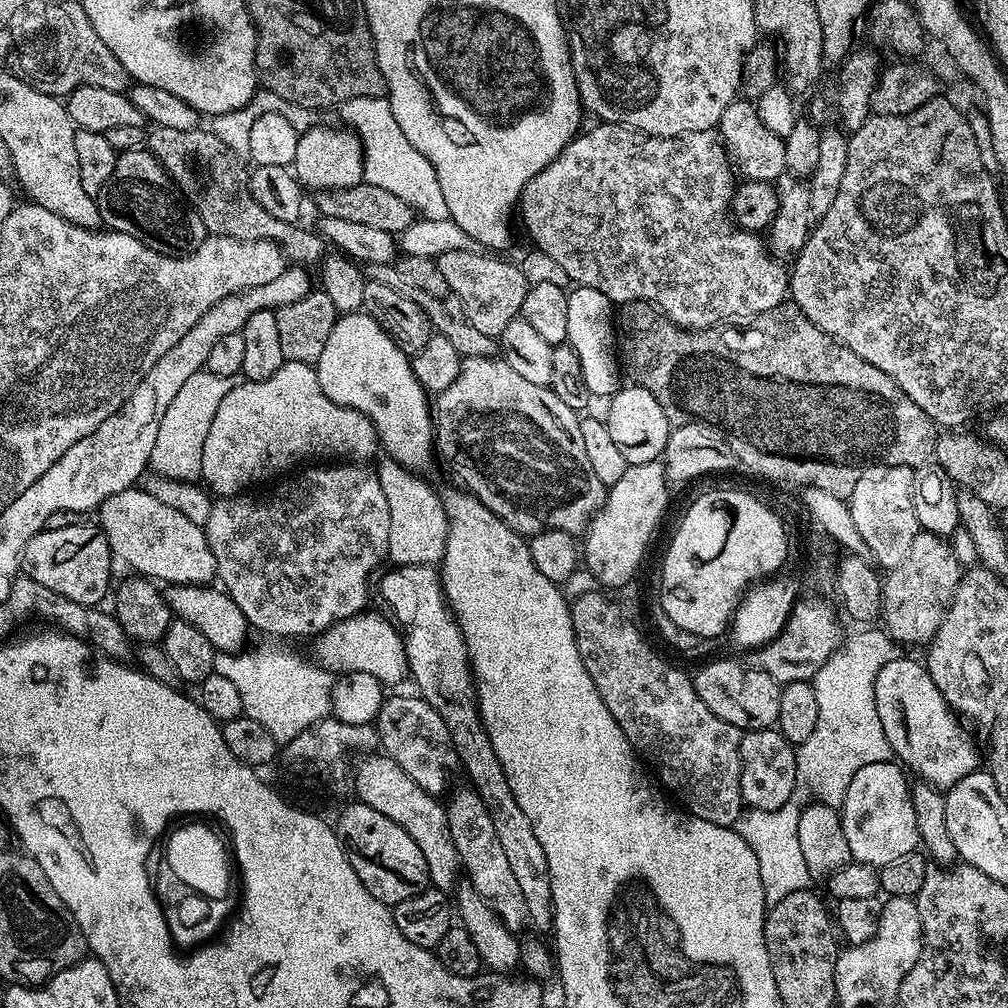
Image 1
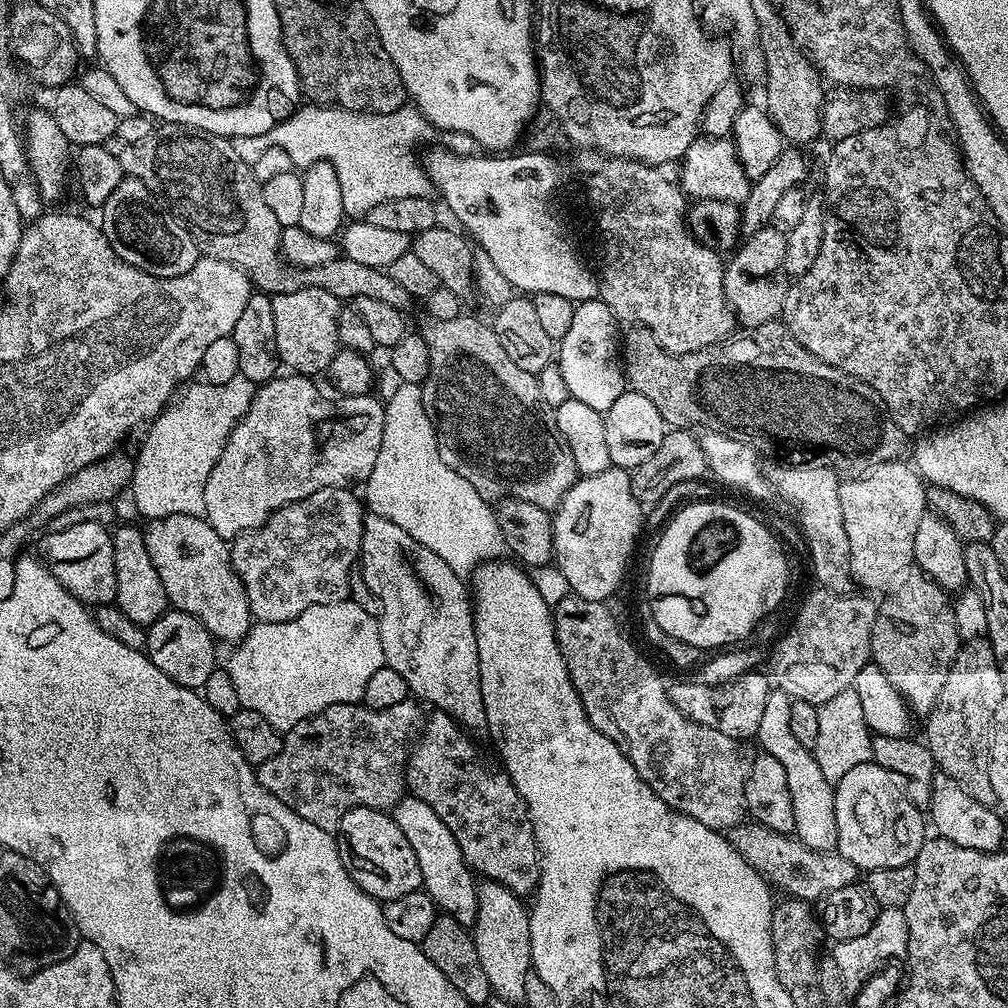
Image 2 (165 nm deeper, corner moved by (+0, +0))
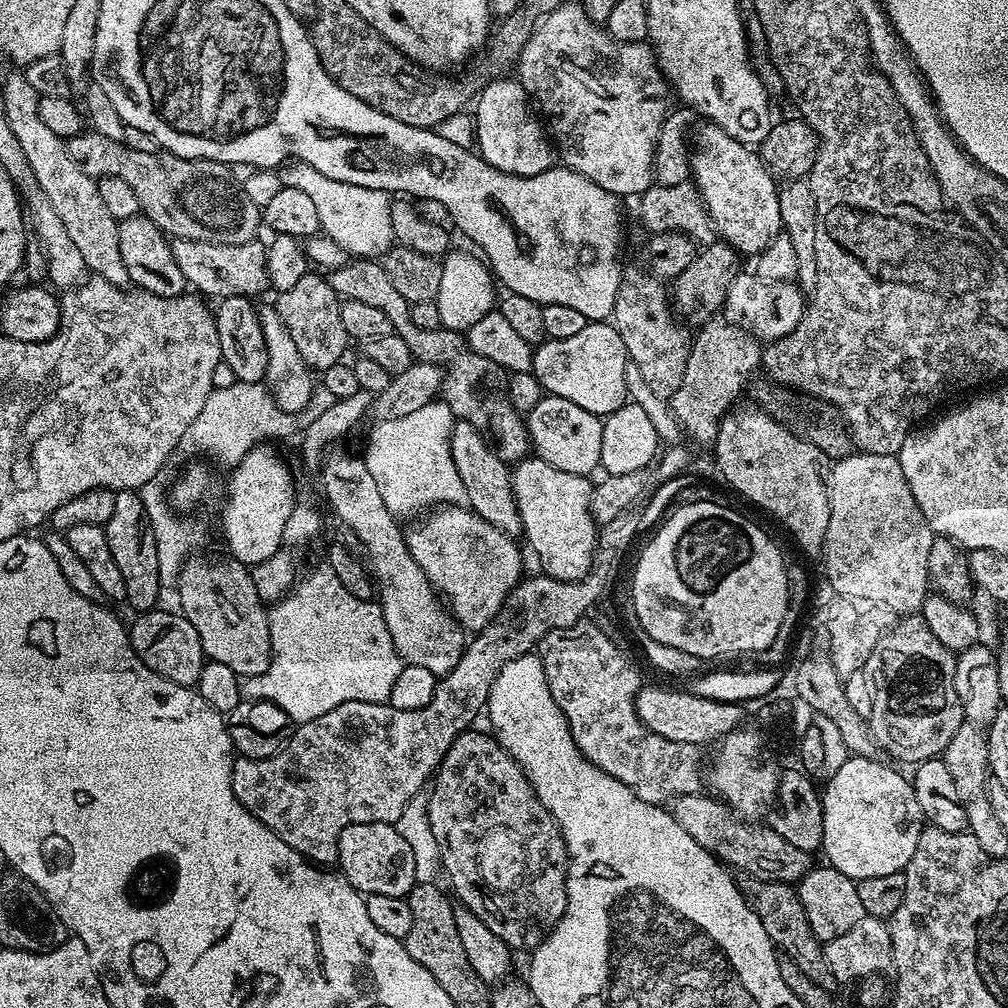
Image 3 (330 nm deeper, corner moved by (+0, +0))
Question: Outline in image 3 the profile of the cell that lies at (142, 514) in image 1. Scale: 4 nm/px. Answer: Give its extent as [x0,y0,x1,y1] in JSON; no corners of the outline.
[179,554,272,678]

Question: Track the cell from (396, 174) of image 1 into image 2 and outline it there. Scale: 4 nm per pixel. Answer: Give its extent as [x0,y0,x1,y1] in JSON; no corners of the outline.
[268,103,432,218]

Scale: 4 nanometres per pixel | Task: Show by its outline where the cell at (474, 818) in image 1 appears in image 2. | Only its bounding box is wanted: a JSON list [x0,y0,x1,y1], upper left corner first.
[474,879,532,1005]

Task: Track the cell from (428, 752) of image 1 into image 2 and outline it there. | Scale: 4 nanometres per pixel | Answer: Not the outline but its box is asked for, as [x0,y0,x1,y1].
[406,710,540,898]

